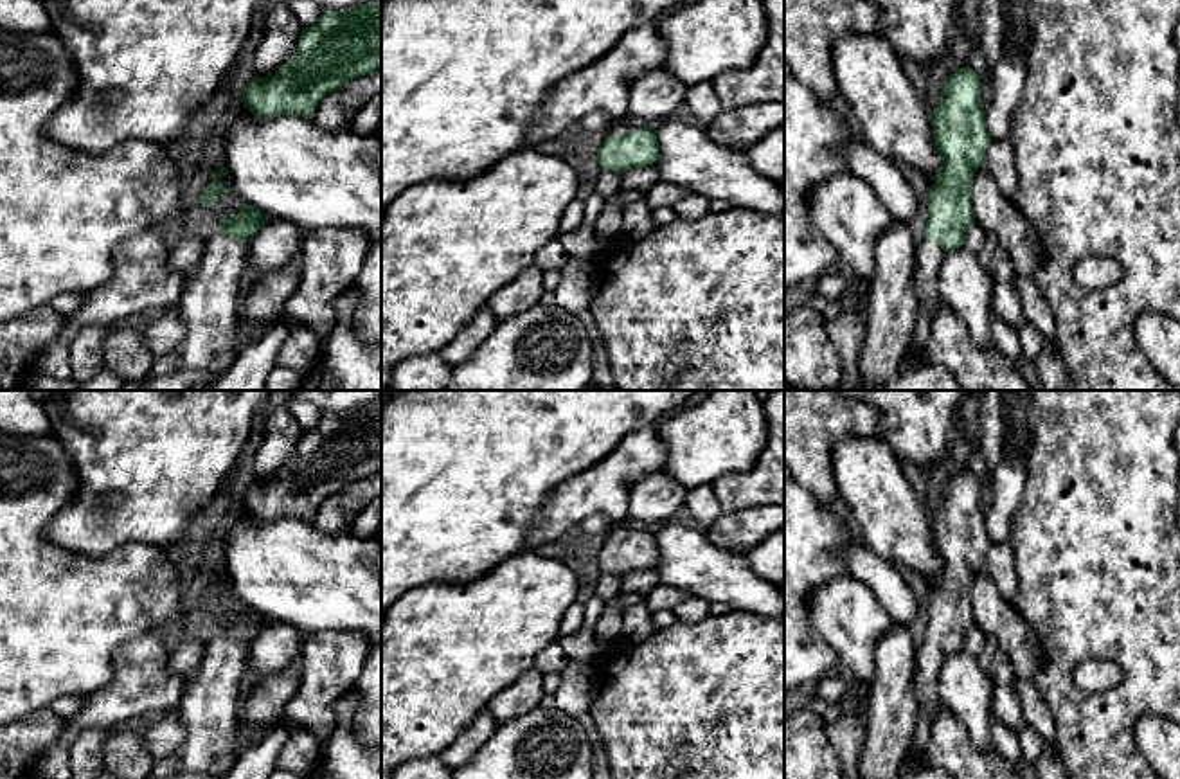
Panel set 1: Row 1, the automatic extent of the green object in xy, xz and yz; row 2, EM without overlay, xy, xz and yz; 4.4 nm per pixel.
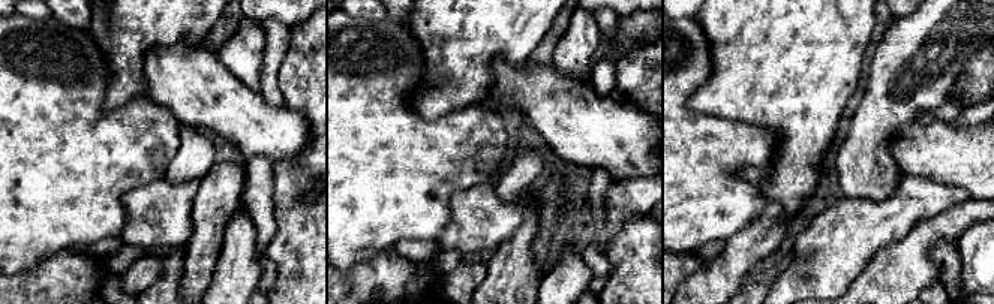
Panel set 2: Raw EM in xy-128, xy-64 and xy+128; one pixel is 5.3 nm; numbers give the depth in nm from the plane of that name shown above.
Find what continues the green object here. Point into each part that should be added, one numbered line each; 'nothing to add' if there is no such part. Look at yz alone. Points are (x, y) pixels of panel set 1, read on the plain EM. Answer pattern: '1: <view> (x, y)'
1: yz (929, 657)

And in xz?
1: xz (619, 531)

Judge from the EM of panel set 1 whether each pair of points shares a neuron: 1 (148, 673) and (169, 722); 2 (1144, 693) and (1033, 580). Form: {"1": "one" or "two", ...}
{"1": "two", "2": "one"}

